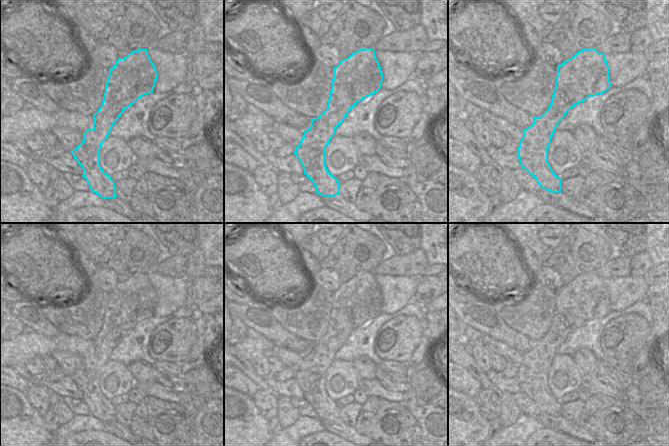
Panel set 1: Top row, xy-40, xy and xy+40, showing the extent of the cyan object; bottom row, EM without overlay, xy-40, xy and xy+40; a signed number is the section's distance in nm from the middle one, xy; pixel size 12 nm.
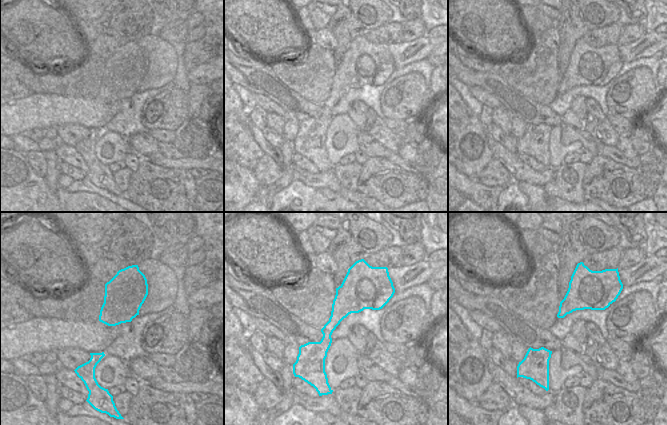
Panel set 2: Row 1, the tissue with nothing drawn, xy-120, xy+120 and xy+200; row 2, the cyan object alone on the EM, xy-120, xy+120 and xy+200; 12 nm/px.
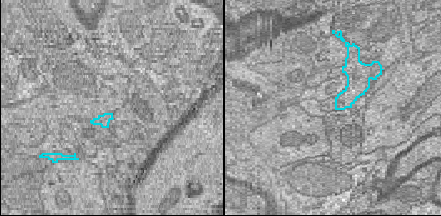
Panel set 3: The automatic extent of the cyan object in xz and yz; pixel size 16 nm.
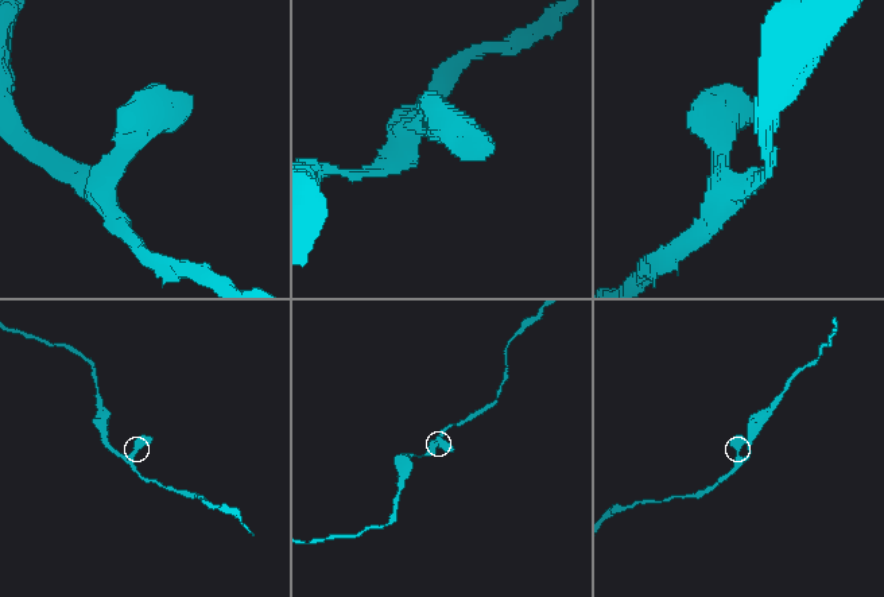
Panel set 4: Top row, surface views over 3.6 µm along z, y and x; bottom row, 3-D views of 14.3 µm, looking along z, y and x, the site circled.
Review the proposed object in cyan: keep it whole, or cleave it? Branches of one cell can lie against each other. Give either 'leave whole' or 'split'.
leave whole

